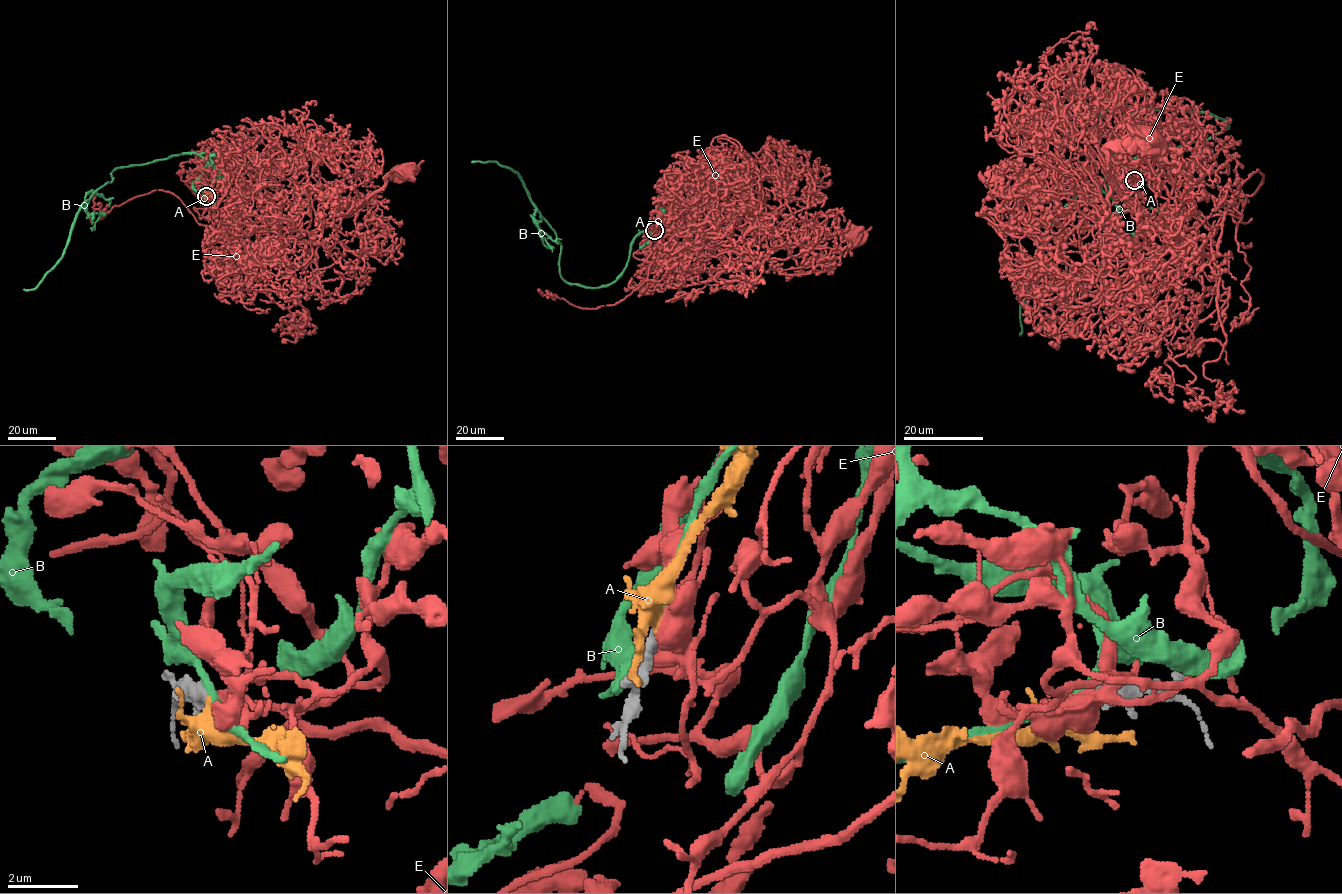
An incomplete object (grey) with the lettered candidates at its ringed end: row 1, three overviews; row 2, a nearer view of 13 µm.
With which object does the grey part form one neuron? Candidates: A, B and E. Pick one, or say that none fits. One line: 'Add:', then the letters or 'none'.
Add: A

